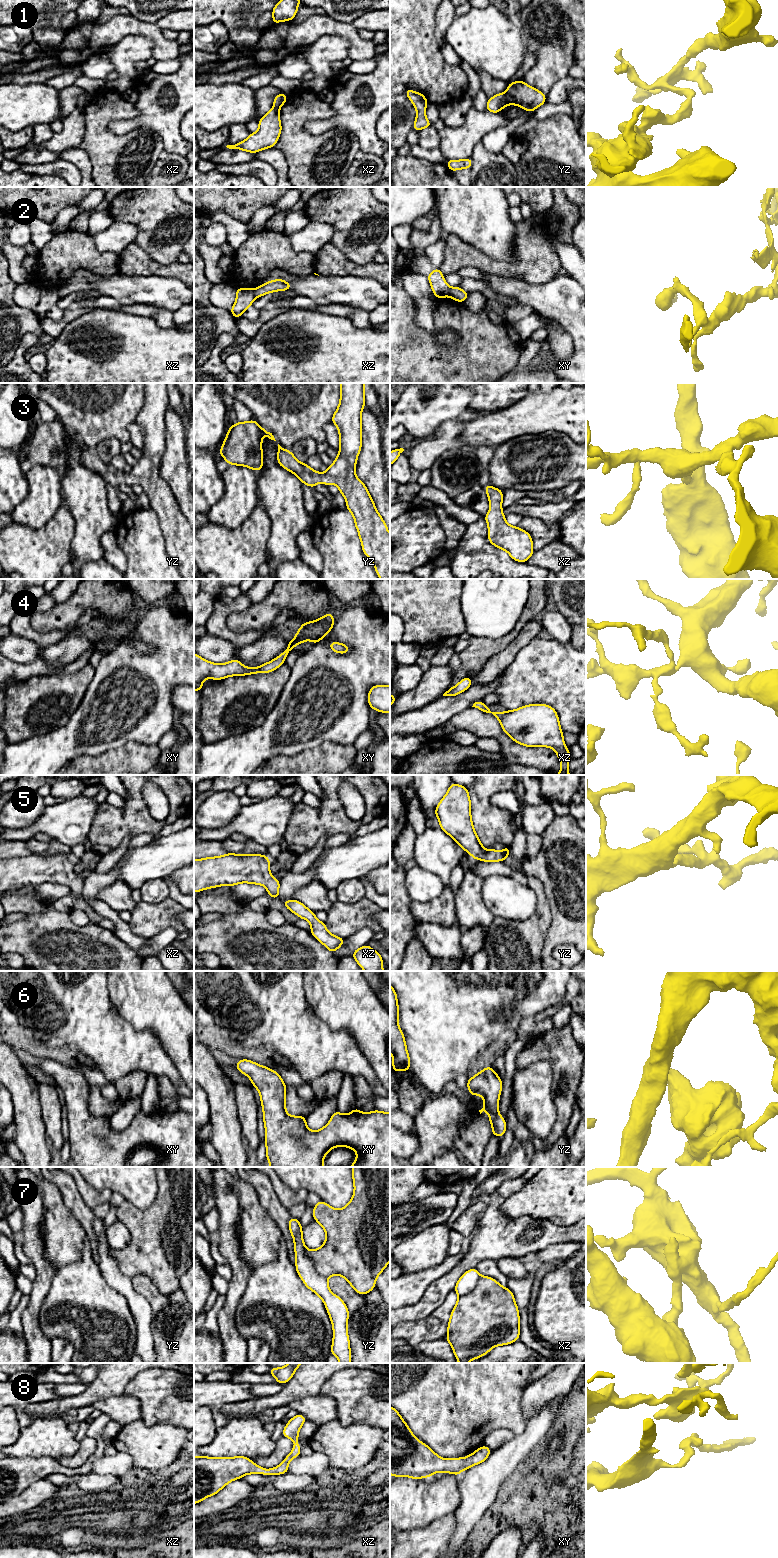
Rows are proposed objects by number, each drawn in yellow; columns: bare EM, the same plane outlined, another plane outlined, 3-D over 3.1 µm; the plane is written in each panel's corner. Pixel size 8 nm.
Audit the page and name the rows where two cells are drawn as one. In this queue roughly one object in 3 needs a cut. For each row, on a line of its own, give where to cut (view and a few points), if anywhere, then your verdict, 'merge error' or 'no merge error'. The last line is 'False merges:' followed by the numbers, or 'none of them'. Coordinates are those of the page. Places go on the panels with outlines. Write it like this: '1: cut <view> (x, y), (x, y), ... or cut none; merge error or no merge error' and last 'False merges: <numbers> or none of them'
1: cut yz (506, 93), (507, 103); merge error
2: cut xy (451, 288), (449, 295); merge error
3: cut none; no merge error
4: cut none; no merge error
5: cut none; no merge error
6: cut none; no merge error
7: cut yz (308, 1251), (308, 1256), (313, 1261), (315, 1270), (326, 1279); merge error
8: cut none; no merge error
False merges: 1, 2, 7

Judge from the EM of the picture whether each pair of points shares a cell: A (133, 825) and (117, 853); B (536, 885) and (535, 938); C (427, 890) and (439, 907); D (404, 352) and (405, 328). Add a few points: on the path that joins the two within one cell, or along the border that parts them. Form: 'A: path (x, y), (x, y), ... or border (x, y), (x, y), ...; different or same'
A: border (130, 837), (127, 837), (107, 852); different
B: path (542, 898), (543, 915), (537, 925); same
C: border (444, 887), (433, 899), (424, 902), (412, 901); different
D: path (404, 346), (404, 334); same

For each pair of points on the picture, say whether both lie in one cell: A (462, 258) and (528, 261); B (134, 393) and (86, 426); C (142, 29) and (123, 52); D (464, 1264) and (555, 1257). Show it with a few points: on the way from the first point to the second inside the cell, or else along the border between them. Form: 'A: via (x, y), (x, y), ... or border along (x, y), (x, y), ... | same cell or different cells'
A: via (478, 259), (486, 265), (493, 267), (512, 267) | same cell
B: via (122, 397), (104, 413), (98, 414) | same cell
C: border along (115, 44), (128, 35), (144, 35), (154, 47) | different cells
D: border along (557, 1242), (536, 1253) | different cells

